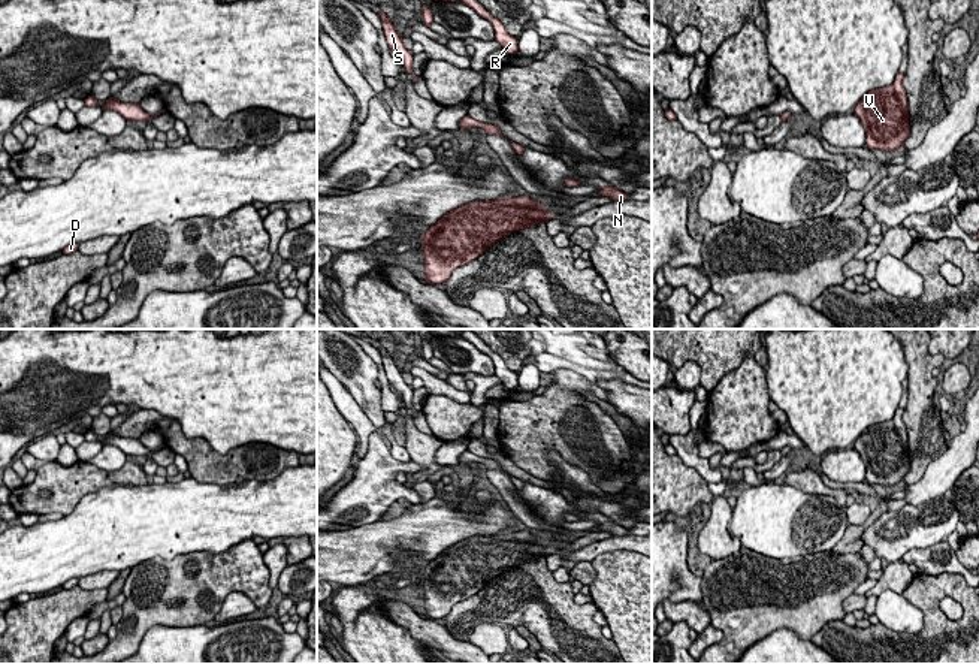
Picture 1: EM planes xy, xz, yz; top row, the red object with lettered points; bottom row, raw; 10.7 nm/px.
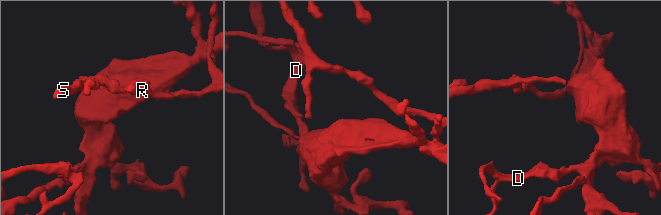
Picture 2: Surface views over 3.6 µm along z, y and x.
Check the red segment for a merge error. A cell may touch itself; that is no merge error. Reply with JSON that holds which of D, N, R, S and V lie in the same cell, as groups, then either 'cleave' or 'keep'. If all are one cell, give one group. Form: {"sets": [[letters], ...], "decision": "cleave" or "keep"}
{"sets": [["D", "N", "V"], ["R", "S"]], "decision": "cleave"}

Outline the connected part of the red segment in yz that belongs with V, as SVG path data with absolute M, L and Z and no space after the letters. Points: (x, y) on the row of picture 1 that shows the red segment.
M897 73L894 82L862 96L853 108L865 129L868 150L901 150L910 135L909 102L903 87L904 73Z

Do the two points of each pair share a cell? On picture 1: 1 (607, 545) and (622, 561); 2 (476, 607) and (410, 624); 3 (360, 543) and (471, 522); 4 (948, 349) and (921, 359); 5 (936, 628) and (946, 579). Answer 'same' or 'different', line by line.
1: different
2: different
3: same
4: different
5: same

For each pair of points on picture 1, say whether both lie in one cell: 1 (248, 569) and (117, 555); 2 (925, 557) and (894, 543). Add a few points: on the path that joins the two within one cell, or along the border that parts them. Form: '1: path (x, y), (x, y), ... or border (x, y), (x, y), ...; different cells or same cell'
1: border (186, 552), (172, 558), (142, 560), (130, 569); different cells
2: border (943, 539), (924, 548), (912, 548), (900, 558); different cells

